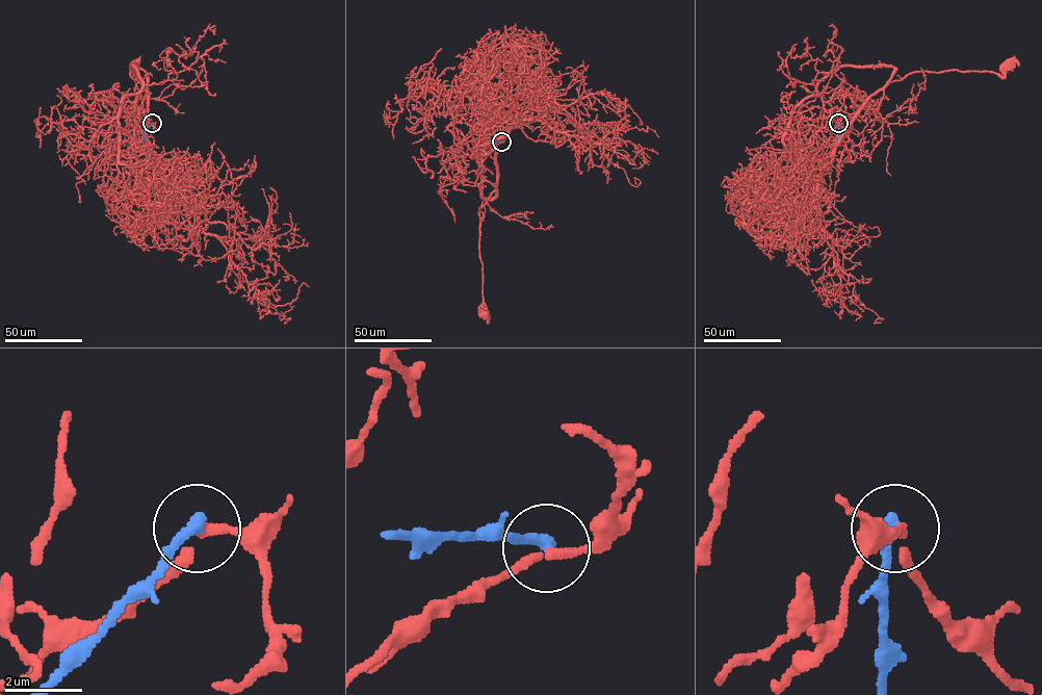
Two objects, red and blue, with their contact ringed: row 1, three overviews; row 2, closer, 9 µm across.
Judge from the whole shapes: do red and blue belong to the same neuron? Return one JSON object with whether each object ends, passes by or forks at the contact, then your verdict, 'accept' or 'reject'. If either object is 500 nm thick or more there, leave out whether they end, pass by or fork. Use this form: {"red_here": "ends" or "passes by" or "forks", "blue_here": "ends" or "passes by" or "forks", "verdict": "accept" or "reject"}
{"red_here": "passes by", "blue_here": "ends", "verdict": "reject"}

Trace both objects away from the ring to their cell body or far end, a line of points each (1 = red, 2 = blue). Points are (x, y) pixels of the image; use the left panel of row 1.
1: (152, 123), (144, 129), (147, 89), (140, 80), (130, 76), (131, 70), (137, 76), (135, 63)
2: (152, 123), (144, 132), (145, 142)

